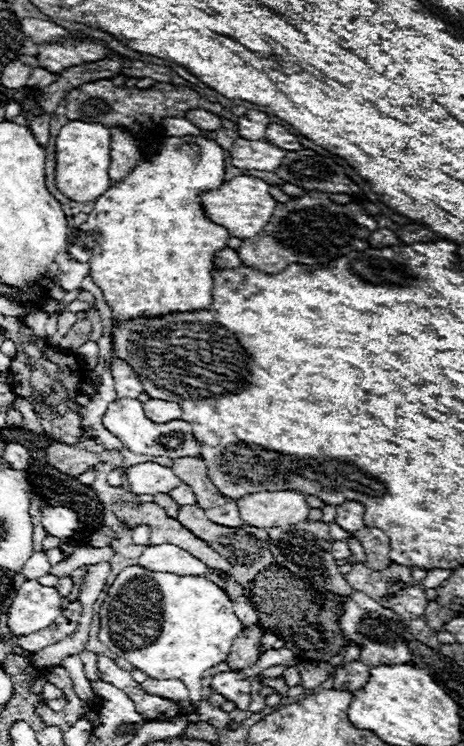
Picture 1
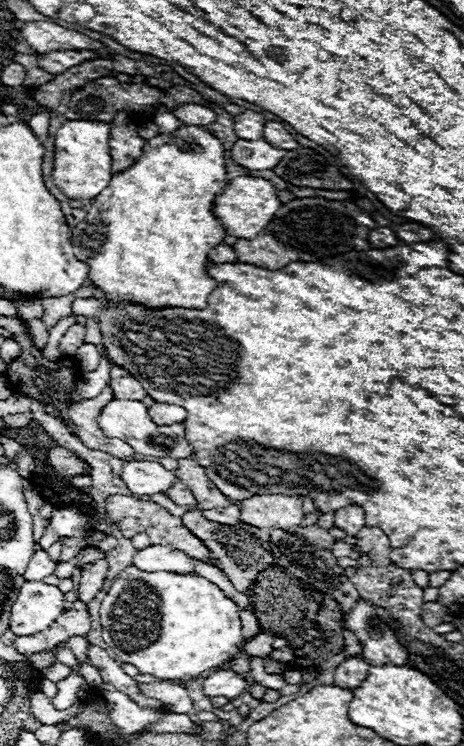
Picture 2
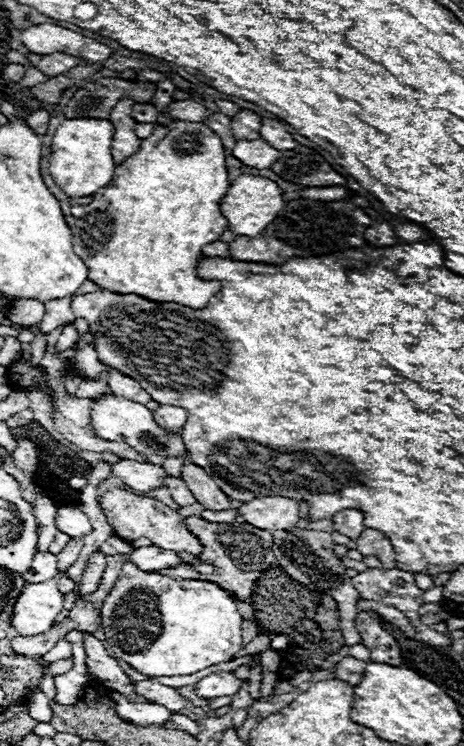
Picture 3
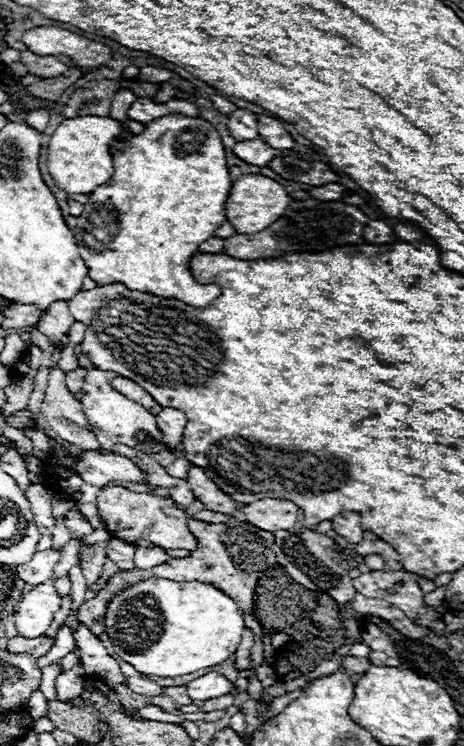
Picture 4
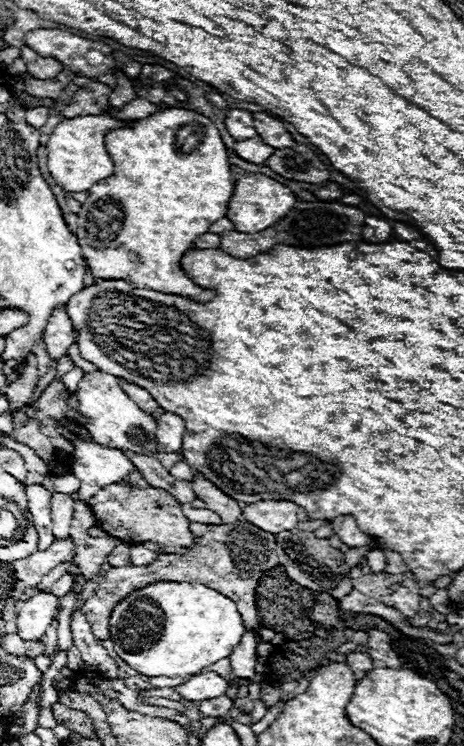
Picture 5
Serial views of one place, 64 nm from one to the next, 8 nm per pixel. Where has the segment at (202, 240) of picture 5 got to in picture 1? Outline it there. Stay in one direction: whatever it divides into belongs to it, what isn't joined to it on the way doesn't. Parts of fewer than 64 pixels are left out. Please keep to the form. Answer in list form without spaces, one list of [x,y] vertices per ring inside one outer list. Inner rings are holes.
[[[224,248],[222,252],[218,252],[216,256],[216,266],[218,268],[238,268],[242,266],[242,260],[238,258],[238,252],[232,248]]]

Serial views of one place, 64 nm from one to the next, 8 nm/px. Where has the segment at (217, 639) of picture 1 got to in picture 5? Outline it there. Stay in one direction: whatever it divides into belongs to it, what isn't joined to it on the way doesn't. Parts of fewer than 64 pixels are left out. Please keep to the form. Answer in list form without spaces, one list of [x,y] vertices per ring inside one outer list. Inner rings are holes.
[[[116,544],[116,548],[106,558],[112,566],[128,566],[130,564],[130,546],[128,544]],[[154,582],[148,584],[124,600],[120,600],[110,614],[110,640],[114,642],[114,652],[136,672],[144,676],[186,676],[196,674],[200,668],[206,668],[222,658],[228,658],[234,646],[240,644],[242,634],[246,632],[242,616],[236,610],[236,604],[224,594],[190,582]]]

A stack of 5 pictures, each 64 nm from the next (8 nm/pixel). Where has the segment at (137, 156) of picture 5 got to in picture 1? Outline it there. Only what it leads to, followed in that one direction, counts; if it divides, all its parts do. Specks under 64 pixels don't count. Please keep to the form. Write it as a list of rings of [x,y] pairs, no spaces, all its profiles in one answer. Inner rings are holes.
[[[168,136],[166,140],[162,140],[162,148],[158,150],[158,156],[152,158],[142,158],[140,164],[116,186],[110,186],[94,204],[94,210],[88,214],[88,220],[78,228],[78,236],[74,246],[70,246],[70,258],[72,260],[82,260],[82,262],[90,262],[90,276],[94,280],[94,284],[102,290],[104,300],[108,302],[110,310],[112,310],[112,318],[118,322],[126,322],[132,318],[158,318],[164,314],[172,314],[172,312],[196,312],[196,310],[208,310],[212,306],[212,286],[214,286],[214,278],[212,272],[216,270],[214,264],[214,256],[218,250],[228,246],[228,230],[224,226],[218,226],[214,222],[210,222],[204,212],[202,206],[198,202],[198,196],[202,190],[210,190],[210,188],[218,188],[224,182],[224,150],[208,138],[196,138],[196,136],[182,136],[182,138],[174,138]]]

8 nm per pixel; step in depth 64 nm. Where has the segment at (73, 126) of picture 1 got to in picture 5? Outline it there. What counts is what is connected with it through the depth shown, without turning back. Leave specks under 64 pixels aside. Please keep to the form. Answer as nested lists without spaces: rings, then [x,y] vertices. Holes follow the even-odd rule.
[[[78,116],[78,118],[66,118],[62,120],[54,132],[50,134],[50,140],[46,144],[48,148],[48,170],[56,184],[66,192],[88,192],[96,182],[112,176],[114,162],[110,154],[106,152],[106,132],[128,126],[130,121],[118,120],[112,116]]]

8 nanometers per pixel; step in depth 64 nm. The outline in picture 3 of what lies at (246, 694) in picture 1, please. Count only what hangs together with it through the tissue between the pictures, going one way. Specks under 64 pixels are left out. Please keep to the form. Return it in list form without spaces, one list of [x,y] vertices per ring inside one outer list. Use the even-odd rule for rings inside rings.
[[[214,672],[196,684],[196,694],[210,700],[220,696],[234,696],[240,688],[242,680],[238,680],[232,672]]]

